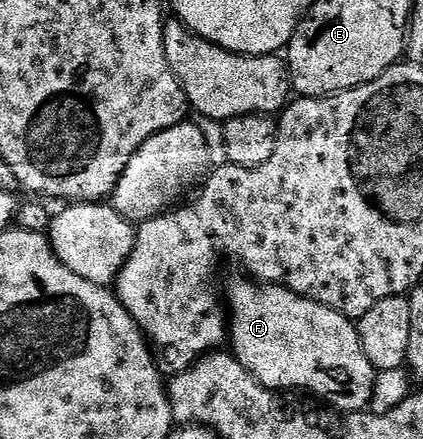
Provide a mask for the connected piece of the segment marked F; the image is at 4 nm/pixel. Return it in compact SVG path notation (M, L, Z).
M249 277L244 278L245 279L231 280L229 283L229 295L227 291L227 335L231 340L231 354L234 355L264 387L269 387L275 392L289 393L297 389L293 387L302 387L305 391L314 391L314 393L318 395L316 398L320 400L322 404L328 405L332 410L343 412L366 410L372 399L372 391L375 389L378 372L371 365L371 361L367 361L367 353L363 353L363 345L359 341L359 333L357 332L354 320L349 319L346 315L340 315L335 309L331 309L327 305L316 303L307 297L303 297L299 293L295 293L291 289L282 287L280 283L262 283L254 281Z

